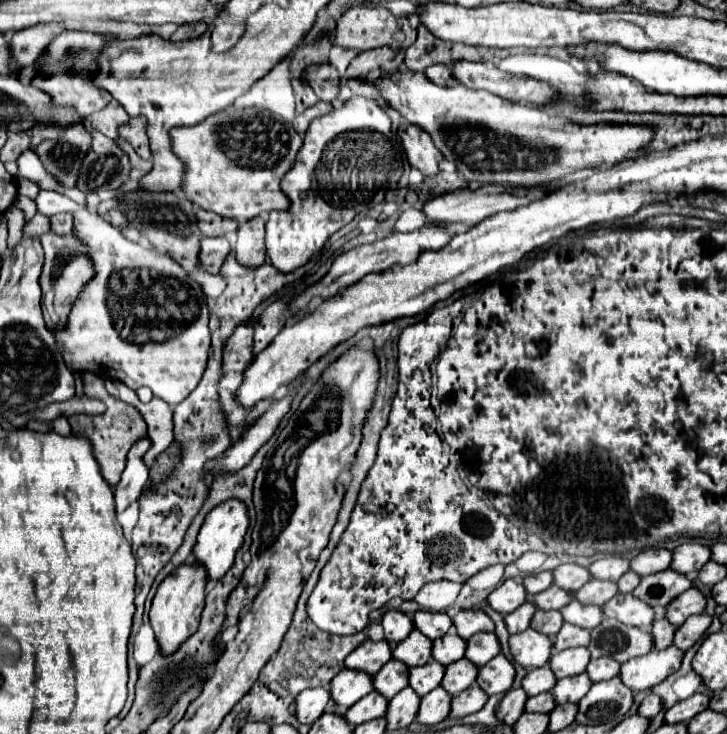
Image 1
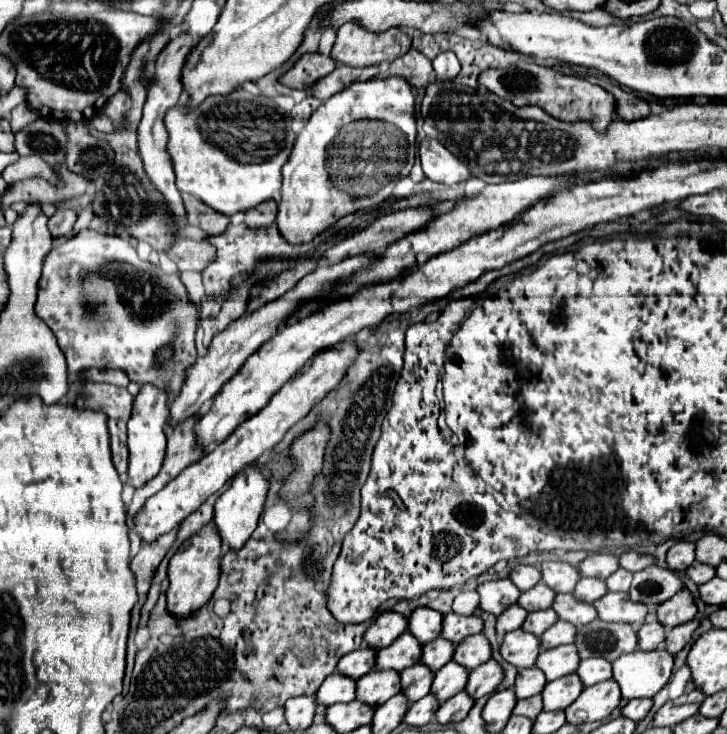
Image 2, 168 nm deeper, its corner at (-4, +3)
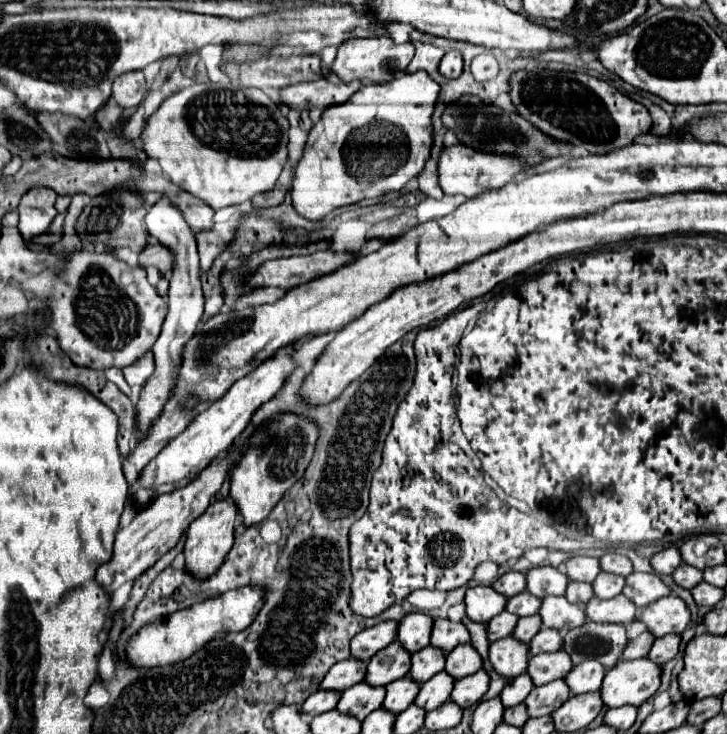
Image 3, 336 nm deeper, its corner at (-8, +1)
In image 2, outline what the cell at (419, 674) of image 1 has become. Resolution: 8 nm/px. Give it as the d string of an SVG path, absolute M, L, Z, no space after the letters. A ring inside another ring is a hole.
M423 663L407 667L399 675L401 675L401 691L407 695L407 699L411 703L419 701L425 695L429 695L435 673L429 667L425 667Z

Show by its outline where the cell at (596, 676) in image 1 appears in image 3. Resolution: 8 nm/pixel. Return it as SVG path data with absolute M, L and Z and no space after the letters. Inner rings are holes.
M583 661L581 665L575 665L567 675L565 683L573 695L597 691L601 687L601 681L605 677L605 667L599 661Z

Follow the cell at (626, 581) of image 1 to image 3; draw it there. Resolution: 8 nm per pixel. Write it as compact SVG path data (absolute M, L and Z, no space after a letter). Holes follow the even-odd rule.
M599 573L597 579L593 581L593 593L595 597L601 597L601 599L617 597L623 587L625 587L625 579L613 573Z

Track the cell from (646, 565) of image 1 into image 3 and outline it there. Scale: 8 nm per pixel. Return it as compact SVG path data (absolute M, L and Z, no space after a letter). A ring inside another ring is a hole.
M605 553L599 559L599 565L601 565L601 571L621 575L621 577L627 577L633 571L631 561L627 557L623 557L623 555L617 555L617 553Z

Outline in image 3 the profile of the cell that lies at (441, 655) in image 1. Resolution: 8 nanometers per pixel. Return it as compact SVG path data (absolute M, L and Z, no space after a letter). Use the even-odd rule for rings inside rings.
M431 645L411 655L411 679L417 683L425 683L445 667L445 653L441 649L433 649Z

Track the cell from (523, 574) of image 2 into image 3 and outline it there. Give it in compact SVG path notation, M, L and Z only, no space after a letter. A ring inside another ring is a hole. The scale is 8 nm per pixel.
M509 571L509 573L503 573L495 583L493 583L493 589L497 589L497 593L505 595L507 599L525 591L525 577L523 573L519 571Z

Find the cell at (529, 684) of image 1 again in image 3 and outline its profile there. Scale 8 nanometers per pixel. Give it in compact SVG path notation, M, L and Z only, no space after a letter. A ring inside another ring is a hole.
M523 673L511 681L505 683L503 691L501 691L501 703L505 707L513 707L513 705L519 705L527 695L529 691L533 689L533 683L529 681L529 675Z

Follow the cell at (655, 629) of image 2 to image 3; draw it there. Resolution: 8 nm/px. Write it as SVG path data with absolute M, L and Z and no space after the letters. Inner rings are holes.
M641 633L639 637L635 637L635 639L631 639L627 643L621 659L627 661L627 659L641 659L641 657L645 657L649 653L649 645L651 643L653 643L653 637L649 637L649 633Z

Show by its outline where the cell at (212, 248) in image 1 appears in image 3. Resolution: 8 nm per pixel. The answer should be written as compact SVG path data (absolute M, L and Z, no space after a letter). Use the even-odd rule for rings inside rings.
M147 245L141 253L139 253L139 263L147 269L147 267L157 267L161 273L171 273L173 267L173 259L171 253L159 245Z

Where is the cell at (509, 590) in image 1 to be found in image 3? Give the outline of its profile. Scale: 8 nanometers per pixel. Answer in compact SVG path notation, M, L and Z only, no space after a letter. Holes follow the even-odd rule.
M477 585L467 589L463 603L465 603L465 613L471 621L485 623L505 609L505 601L507 599L501 597L501 593L497 593L493 587Z

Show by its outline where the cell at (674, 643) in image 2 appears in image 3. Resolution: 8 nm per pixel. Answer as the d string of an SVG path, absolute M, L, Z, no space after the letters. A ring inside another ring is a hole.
M665 635L653 641L647 657L657 665L665 665L669 659L677 655L677 651L679 651L679 635Z

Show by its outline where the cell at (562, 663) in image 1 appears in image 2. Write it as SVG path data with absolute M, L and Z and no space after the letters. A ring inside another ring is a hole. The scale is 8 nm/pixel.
M561 645L561 647L547 649L537 659L537 667L545 673L549 681L575 673L579 663L581 663L581 657L575 645Z

